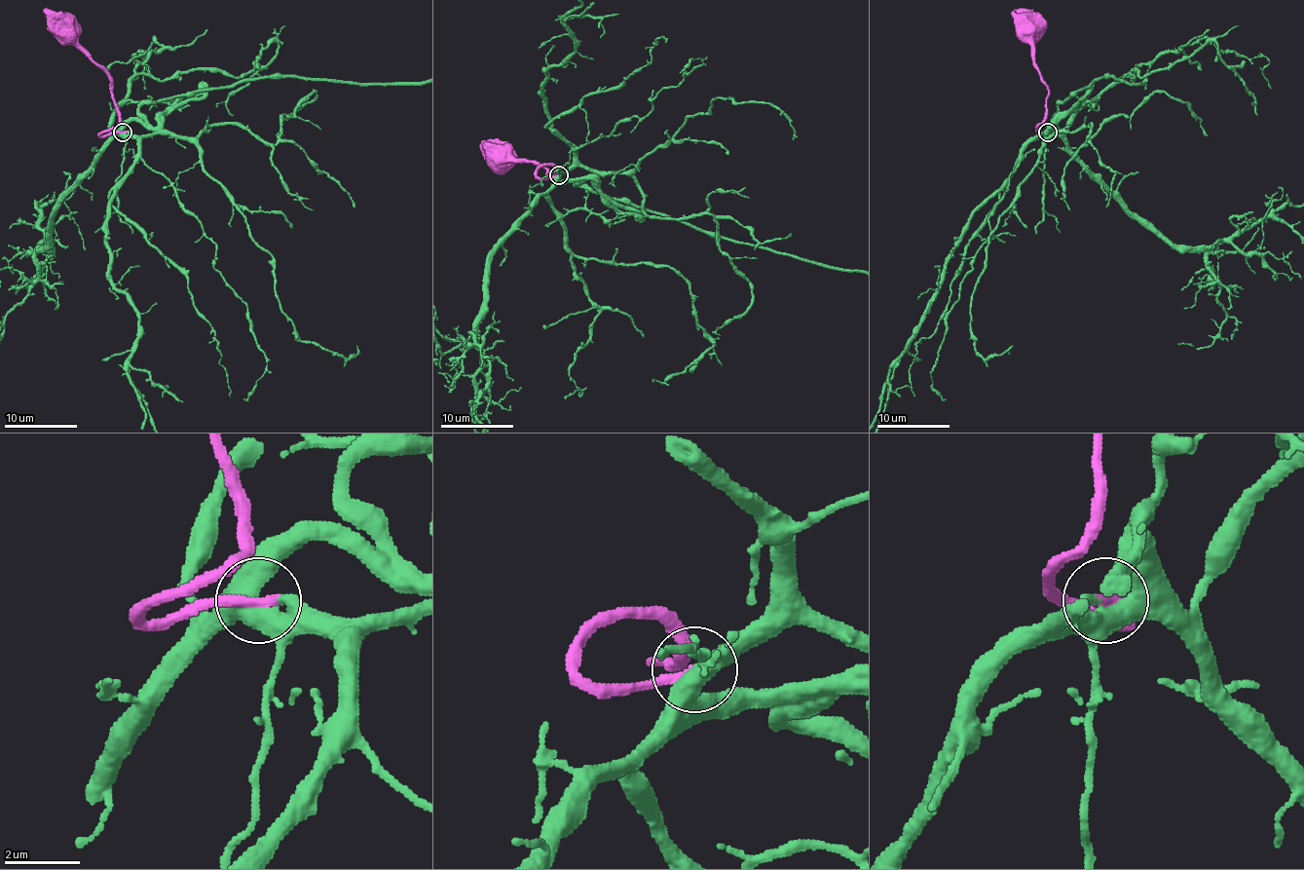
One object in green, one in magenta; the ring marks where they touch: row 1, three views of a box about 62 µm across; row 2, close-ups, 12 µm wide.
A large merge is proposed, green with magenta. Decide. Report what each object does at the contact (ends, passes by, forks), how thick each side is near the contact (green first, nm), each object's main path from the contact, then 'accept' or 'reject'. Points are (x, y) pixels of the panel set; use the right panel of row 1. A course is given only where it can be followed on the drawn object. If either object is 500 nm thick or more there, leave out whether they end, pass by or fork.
calibres 500 and 320 nm; accept

